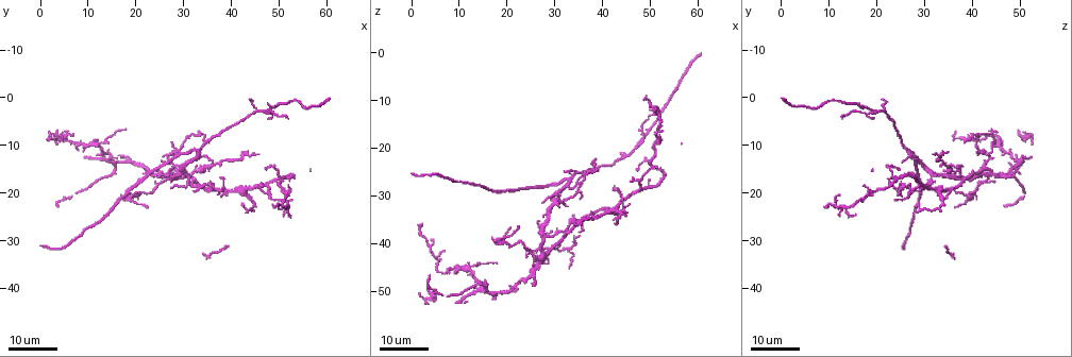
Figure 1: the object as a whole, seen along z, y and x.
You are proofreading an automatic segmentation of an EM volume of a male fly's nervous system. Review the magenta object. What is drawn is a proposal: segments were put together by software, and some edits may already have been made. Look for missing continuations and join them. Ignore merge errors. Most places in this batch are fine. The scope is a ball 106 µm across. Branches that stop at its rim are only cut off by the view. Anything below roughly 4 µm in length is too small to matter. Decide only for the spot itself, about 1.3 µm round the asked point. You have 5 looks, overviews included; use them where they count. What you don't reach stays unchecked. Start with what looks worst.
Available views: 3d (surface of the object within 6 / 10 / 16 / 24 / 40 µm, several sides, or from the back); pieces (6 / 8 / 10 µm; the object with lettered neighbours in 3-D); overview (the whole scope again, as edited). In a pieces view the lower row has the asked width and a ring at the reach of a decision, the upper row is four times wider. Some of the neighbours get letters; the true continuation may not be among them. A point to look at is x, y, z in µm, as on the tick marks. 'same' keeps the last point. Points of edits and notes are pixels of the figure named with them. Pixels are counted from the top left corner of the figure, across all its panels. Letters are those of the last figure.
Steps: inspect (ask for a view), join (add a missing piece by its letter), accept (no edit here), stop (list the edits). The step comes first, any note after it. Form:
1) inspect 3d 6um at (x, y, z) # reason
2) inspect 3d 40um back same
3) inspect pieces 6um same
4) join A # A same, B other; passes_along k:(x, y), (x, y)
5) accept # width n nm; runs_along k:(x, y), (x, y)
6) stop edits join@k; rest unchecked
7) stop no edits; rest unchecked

inspect 3d 24um at (0.5, 31.0, 25.5) # an open end

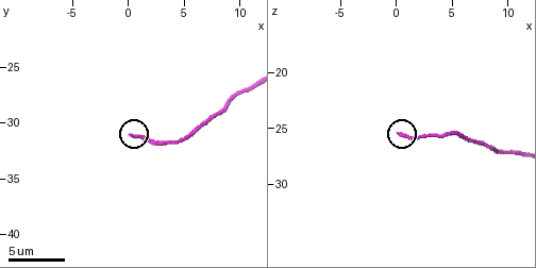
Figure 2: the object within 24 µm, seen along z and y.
inspect pieces 8um at (0.4, 31.0, 25.4) # what lies round it

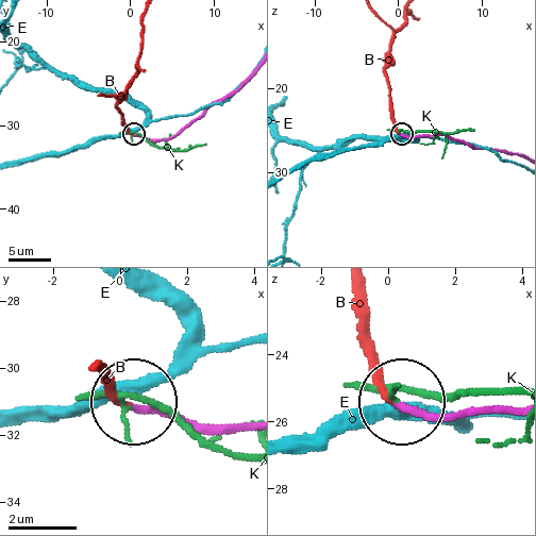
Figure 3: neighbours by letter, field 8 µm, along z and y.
join B # B same, E other, K other; passes_along 3:(488, 408), (448, 417), (405, 408), (368, 356), (363, 288); it goes on there

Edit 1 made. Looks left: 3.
inspect overview

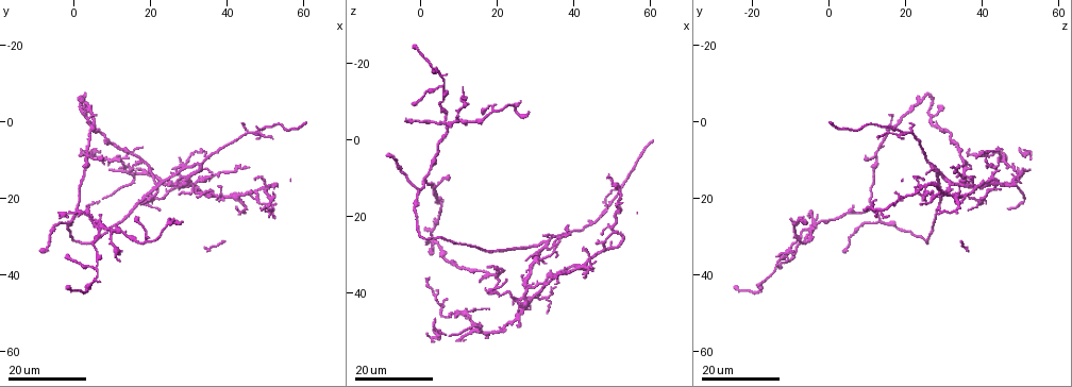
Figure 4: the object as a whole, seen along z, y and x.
inspect 3d 16um at (49.0, 23.0, 9.5) # long arm stops here

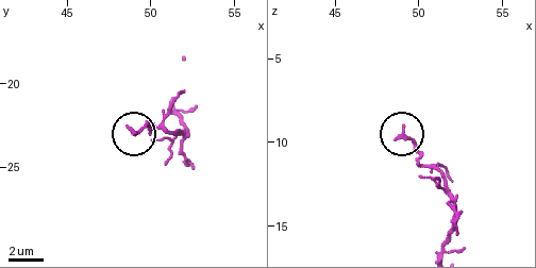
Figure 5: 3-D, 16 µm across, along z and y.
inspect pieces 10um at (48.7, 22.6, 9.8)

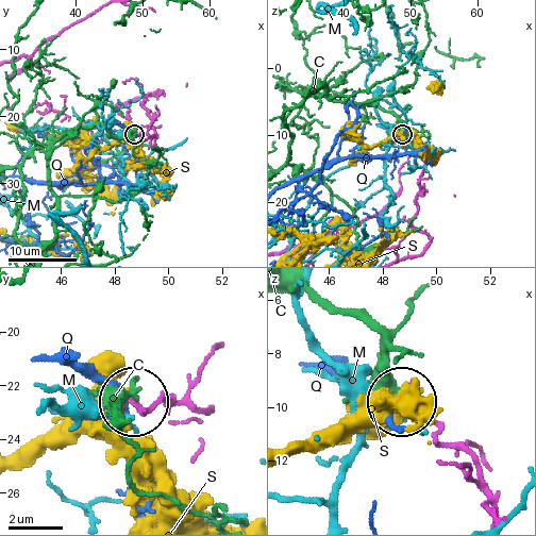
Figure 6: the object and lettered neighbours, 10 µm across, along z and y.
accept # C other, M other, Q other, S other; none of them fits

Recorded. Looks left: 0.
stop edits join@3; rest unchecked

